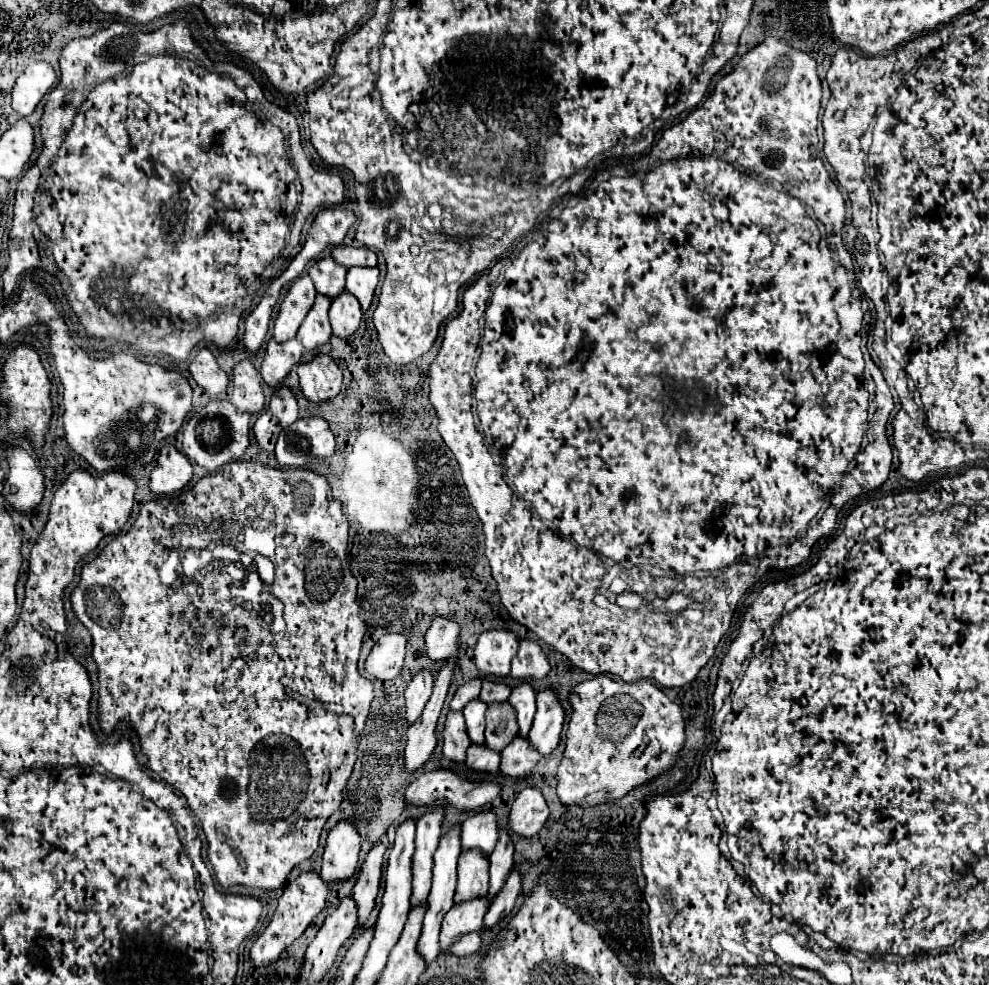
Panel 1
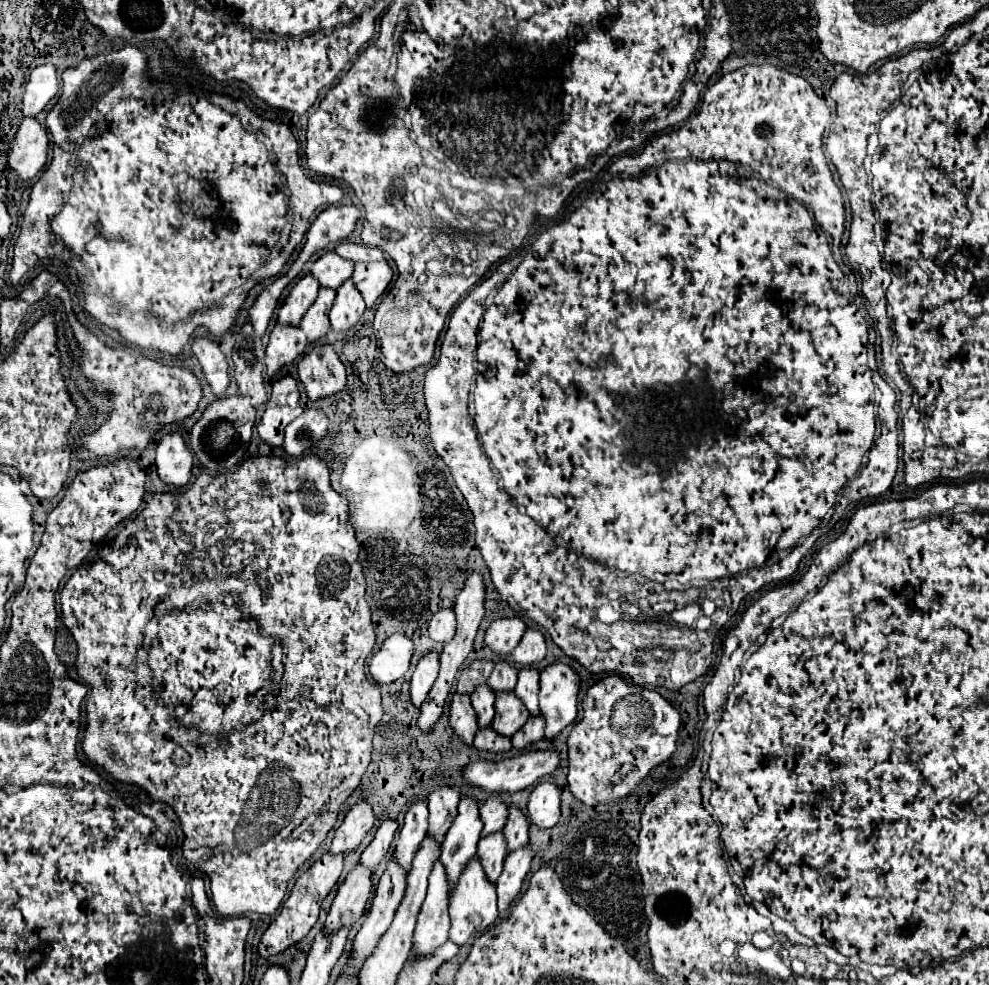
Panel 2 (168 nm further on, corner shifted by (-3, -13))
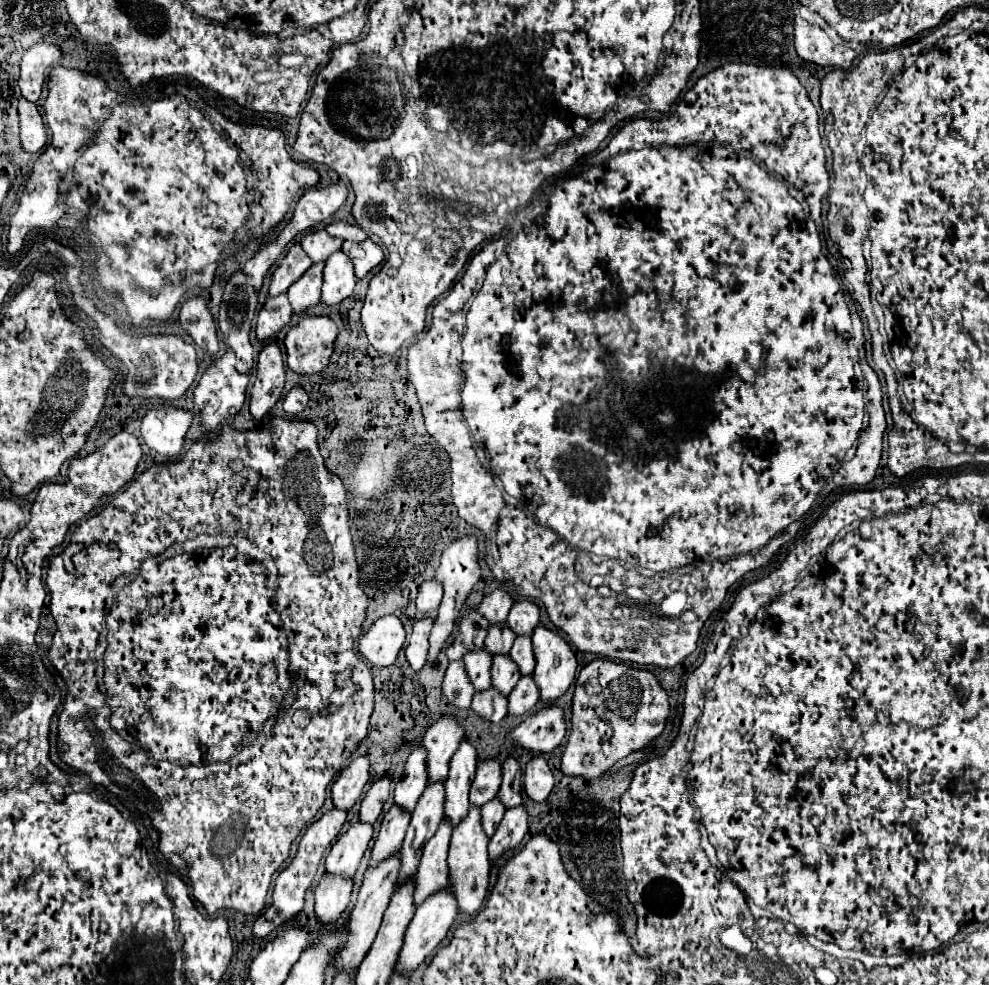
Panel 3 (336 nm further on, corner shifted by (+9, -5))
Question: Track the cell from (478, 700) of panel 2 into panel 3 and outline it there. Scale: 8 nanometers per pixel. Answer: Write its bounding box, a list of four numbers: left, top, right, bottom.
[464,649,492,691]

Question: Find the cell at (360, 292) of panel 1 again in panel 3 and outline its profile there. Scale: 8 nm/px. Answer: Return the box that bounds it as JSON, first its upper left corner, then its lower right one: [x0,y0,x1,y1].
[342,239,384,279]

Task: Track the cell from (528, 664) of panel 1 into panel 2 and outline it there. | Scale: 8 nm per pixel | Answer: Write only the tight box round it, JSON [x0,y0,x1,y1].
[512,629,546,667]

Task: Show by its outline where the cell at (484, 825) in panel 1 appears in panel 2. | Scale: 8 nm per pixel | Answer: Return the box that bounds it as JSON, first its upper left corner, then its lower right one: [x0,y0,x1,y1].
[480,795,508,835]

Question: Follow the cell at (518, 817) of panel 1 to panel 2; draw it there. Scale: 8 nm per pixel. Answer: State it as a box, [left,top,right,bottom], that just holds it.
[528,781,560,829]

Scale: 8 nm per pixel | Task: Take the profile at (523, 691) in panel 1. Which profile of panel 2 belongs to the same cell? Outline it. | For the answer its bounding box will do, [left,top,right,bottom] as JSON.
[516,667,540,715]

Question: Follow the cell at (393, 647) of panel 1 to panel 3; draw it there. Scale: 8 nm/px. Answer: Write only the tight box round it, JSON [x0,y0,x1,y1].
[358,615,406,667]

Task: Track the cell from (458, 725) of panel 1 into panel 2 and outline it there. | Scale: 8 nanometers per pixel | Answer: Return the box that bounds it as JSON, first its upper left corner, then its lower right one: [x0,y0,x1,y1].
[450,693,478,745]

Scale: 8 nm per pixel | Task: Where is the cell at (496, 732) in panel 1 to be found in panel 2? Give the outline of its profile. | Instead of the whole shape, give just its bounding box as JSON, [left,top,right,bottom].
[492,691,528,737]

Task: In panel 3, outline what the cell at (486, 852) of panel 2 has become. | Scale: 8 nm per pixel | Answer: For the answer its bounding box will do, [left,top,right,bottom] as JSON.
[482,799,504,837]

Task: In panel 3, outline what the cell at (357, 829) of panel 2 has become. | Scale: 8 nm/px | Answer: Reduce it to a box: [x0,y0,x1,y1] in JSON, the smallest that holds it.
[332,757,368,811]

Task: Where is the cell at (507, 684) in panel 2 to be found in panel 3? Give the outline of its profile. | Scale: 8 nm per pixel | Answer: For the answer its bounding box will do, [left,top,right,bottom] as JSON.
[484,625,516,655]

